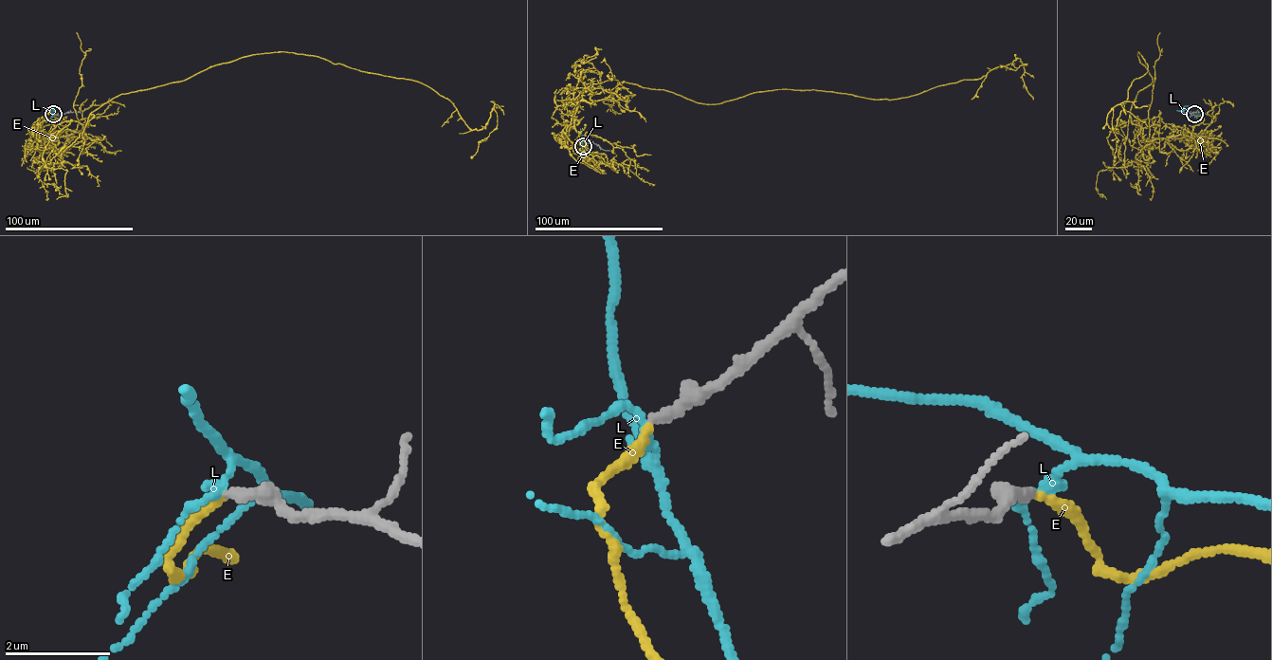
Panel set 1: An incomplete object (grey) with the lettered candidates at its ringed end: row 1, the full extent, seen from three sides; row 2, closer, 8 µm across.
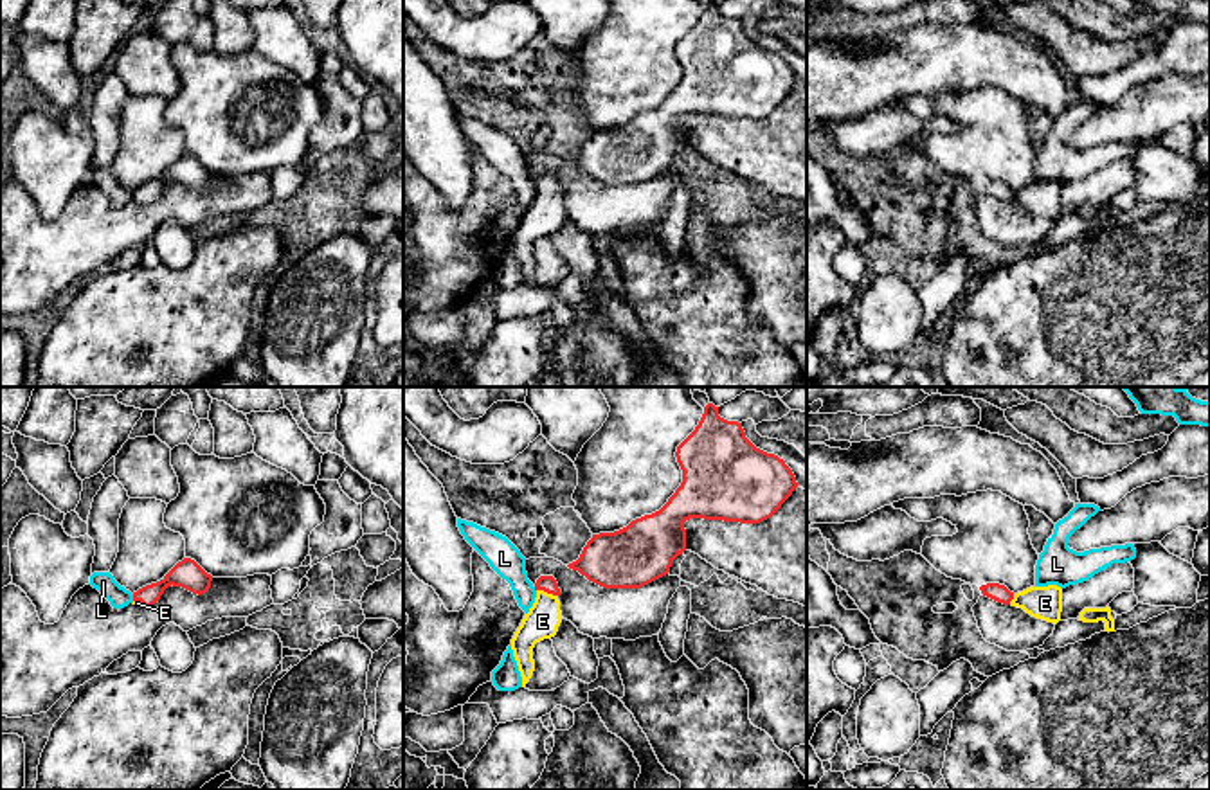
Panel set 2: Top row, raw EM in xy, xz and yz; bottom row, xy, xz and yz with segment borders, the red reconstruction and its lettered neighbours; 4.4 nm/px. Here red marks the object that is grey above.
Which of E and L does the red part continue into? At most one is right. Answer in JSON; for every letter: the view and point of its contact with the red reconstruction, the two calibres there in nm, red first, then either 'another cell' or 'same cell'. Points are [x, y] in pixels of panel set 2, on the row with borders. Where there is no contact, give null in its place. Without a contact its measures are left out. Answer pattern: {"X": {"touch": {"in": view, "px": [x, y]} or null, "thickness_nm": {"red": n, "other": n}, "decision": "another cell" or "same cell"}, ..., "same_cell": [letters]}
{"E": {"touch": {"in": "xz", "px": [548, 592]}, "thickness_nm": {"red": 80, "other": 150}, "decision": "same cell"}, "L": {"touch": {"in": "xy", "px": [134, 598]}, "thickness_nm": {"red": 120, "other": 90}, "decision": "another cell"}, "same_cell": ["E"]}

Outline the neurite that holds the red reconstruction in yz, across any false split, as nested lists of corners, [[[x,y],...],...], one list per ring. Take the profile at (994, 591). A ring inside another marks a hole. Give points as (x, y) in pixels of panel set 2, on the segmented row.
[[[987,583],[980,587],[981,594],[1003,603],[1023,608],[1032,617],[1057,624],[1062,612],[1062,588],[1057,585],[1030,587],[1023,592],[1010,592],[1005,585]]]

